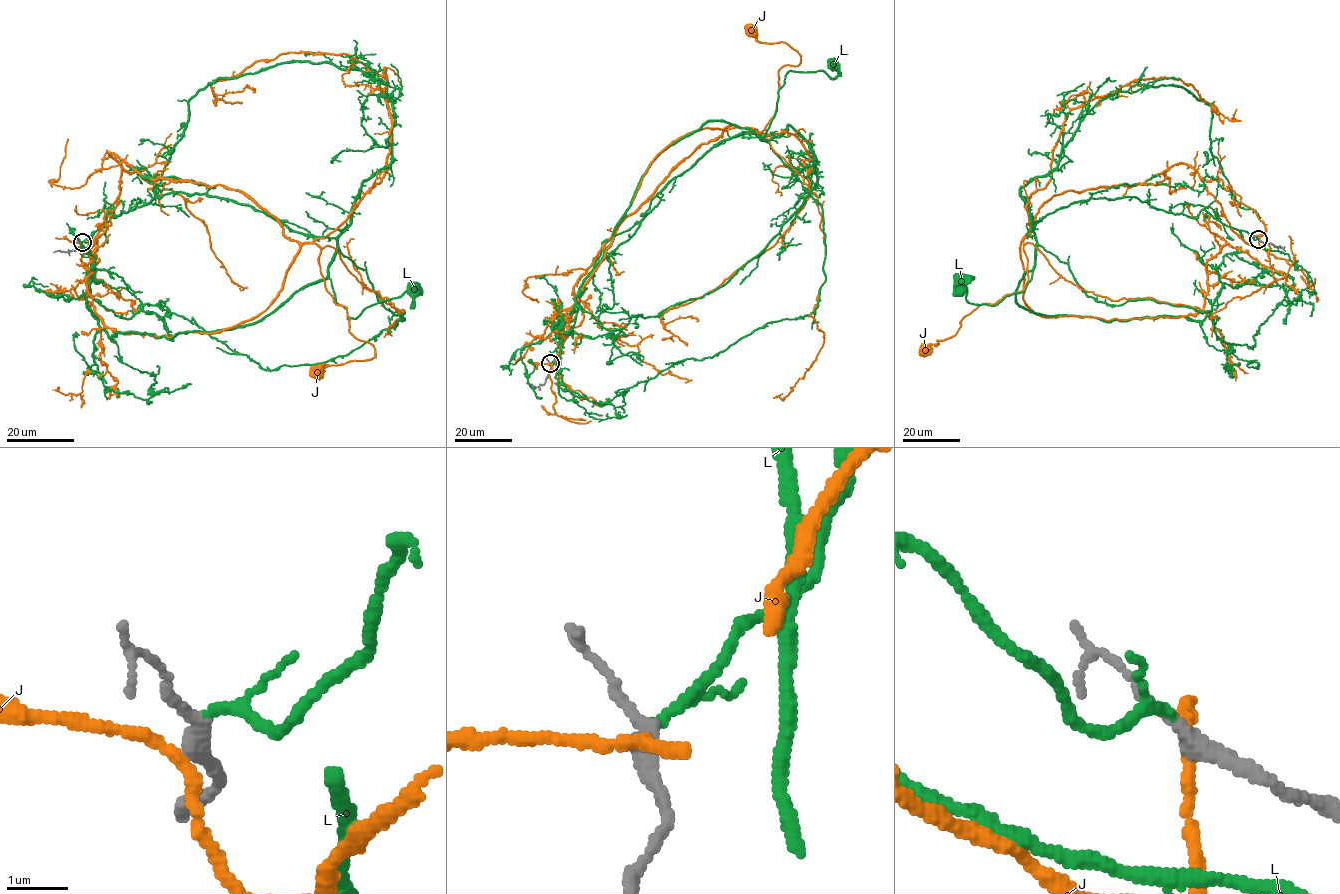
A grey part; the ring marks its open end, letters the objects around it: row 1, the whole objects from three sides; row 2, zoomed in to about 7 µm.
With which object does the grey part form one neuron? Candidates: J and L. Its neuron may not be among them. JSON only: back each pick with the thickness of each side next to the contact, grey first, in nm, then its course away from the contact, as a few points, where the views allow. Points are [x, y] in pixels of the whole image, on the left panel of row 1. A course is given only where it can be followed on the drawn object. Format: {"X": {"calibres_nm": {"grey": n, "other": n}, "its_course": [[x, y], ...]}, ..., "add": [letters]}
{"L": {"calibres_nm": {"grey": 280, "other": 120}, "its_course": [[81, 242], [114, 207], [207, 194], [334, 238], [329, 278], [348, 320], [410, 288]]}, "add": ["L"]}

